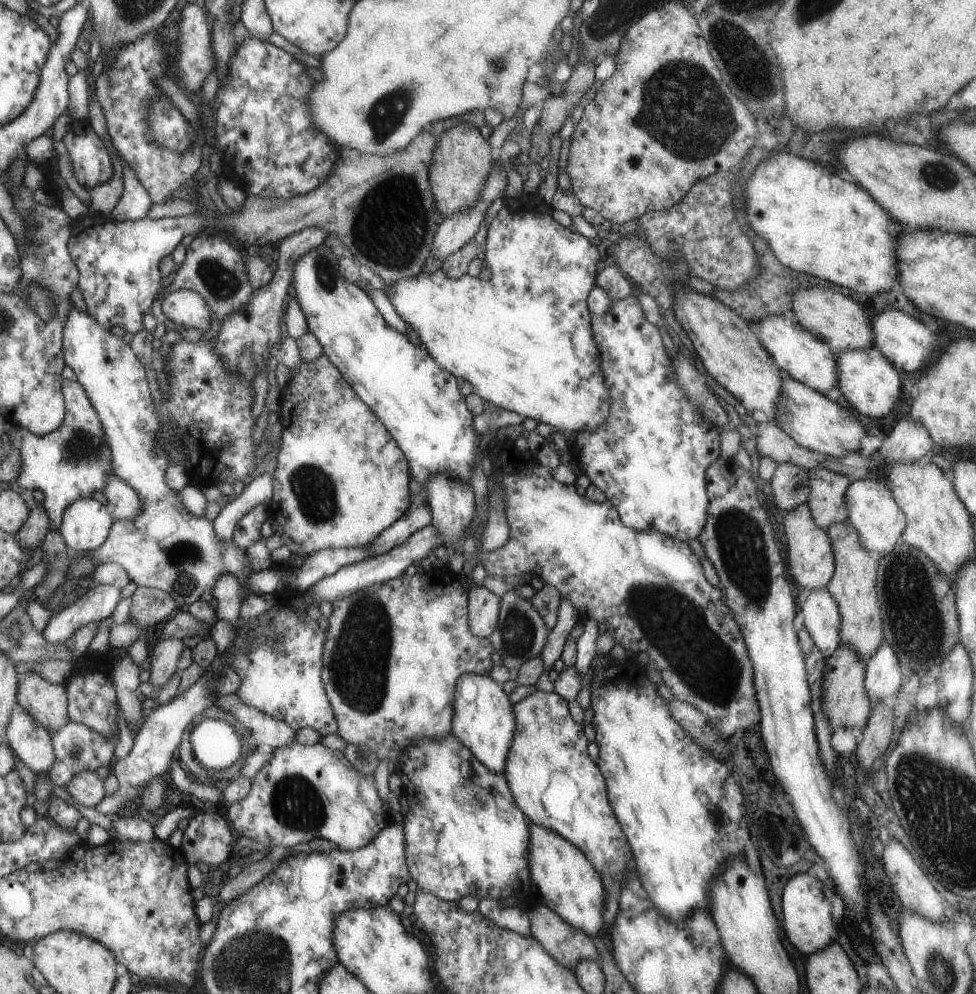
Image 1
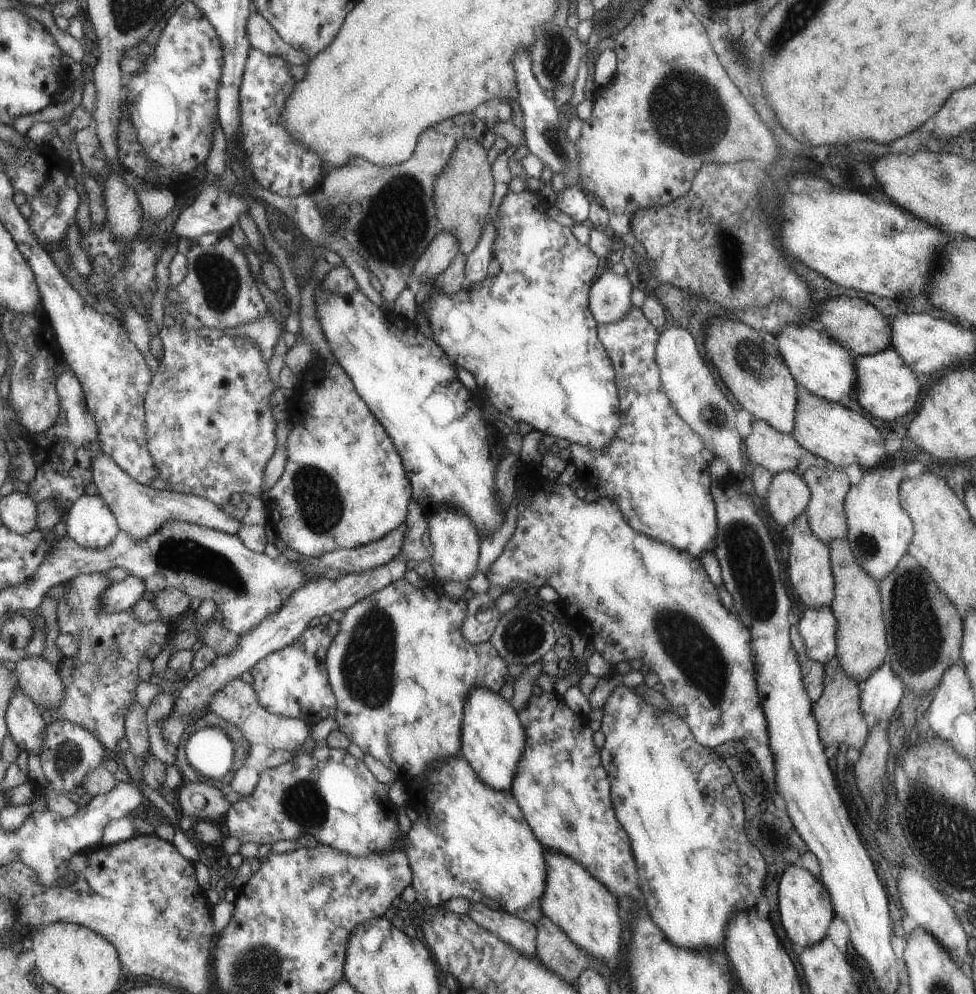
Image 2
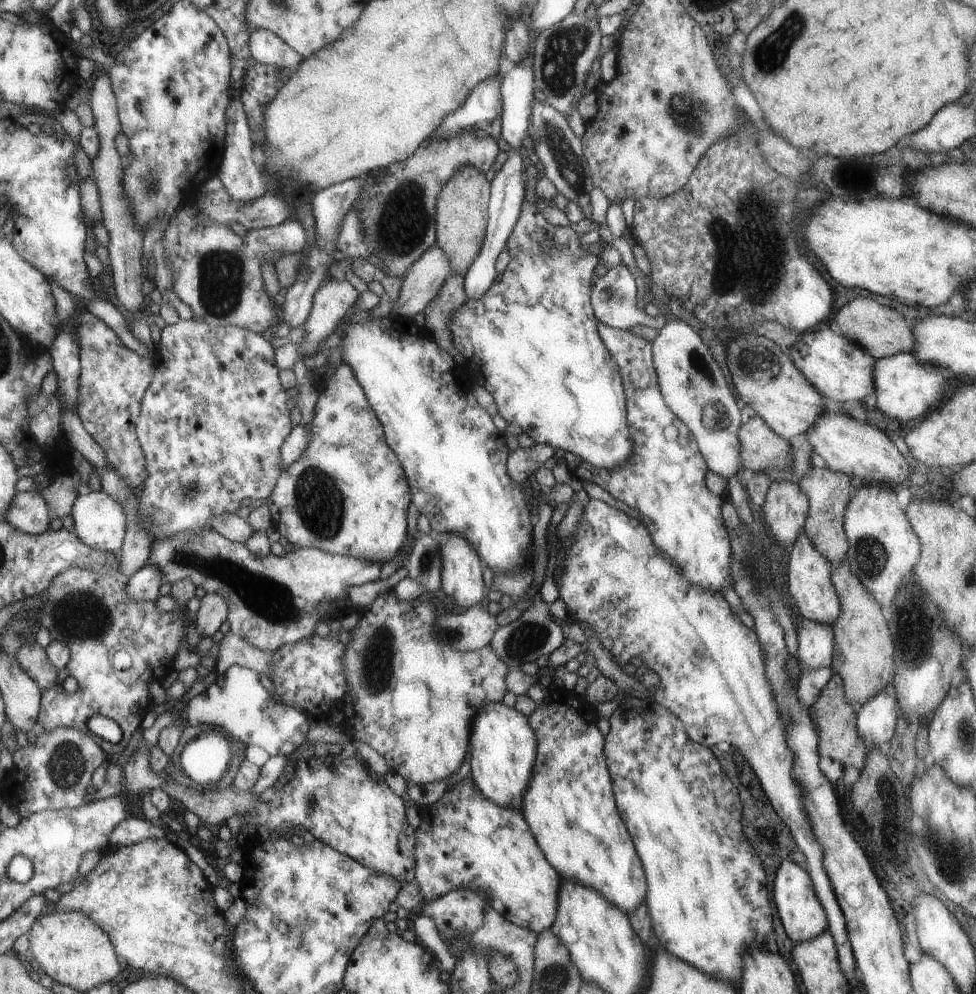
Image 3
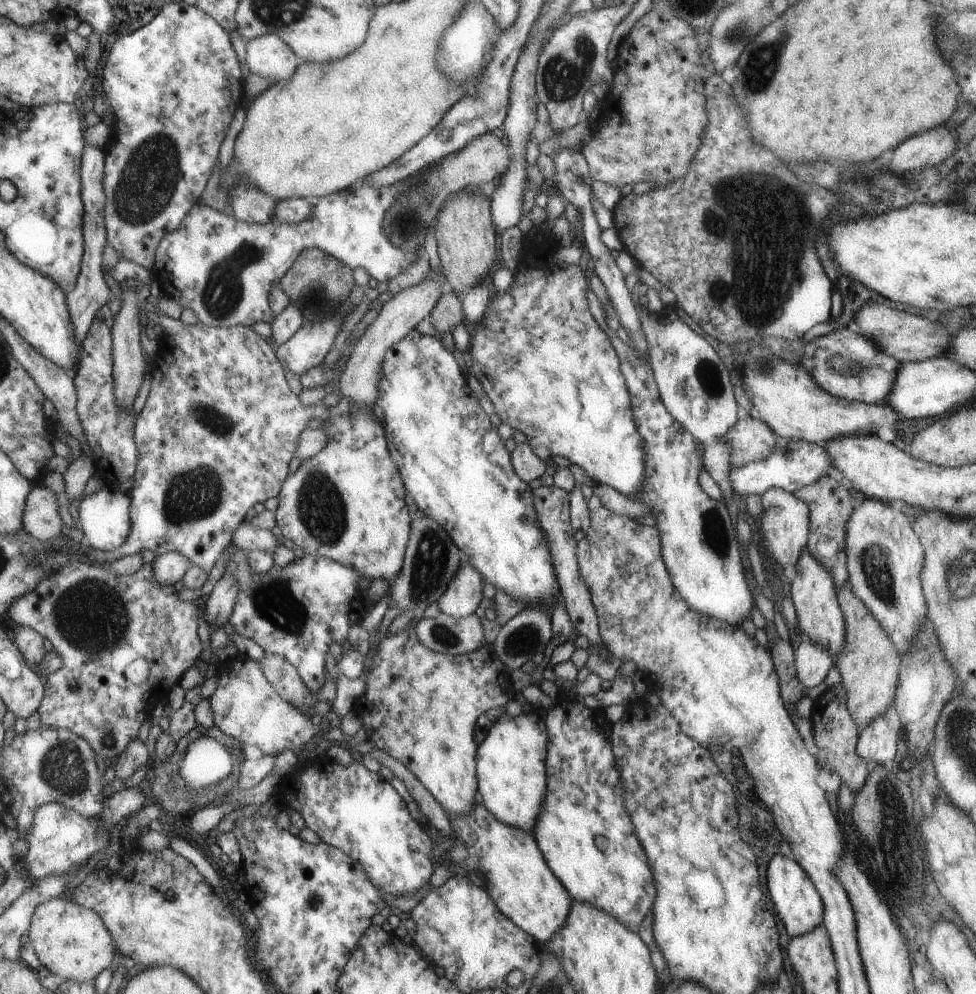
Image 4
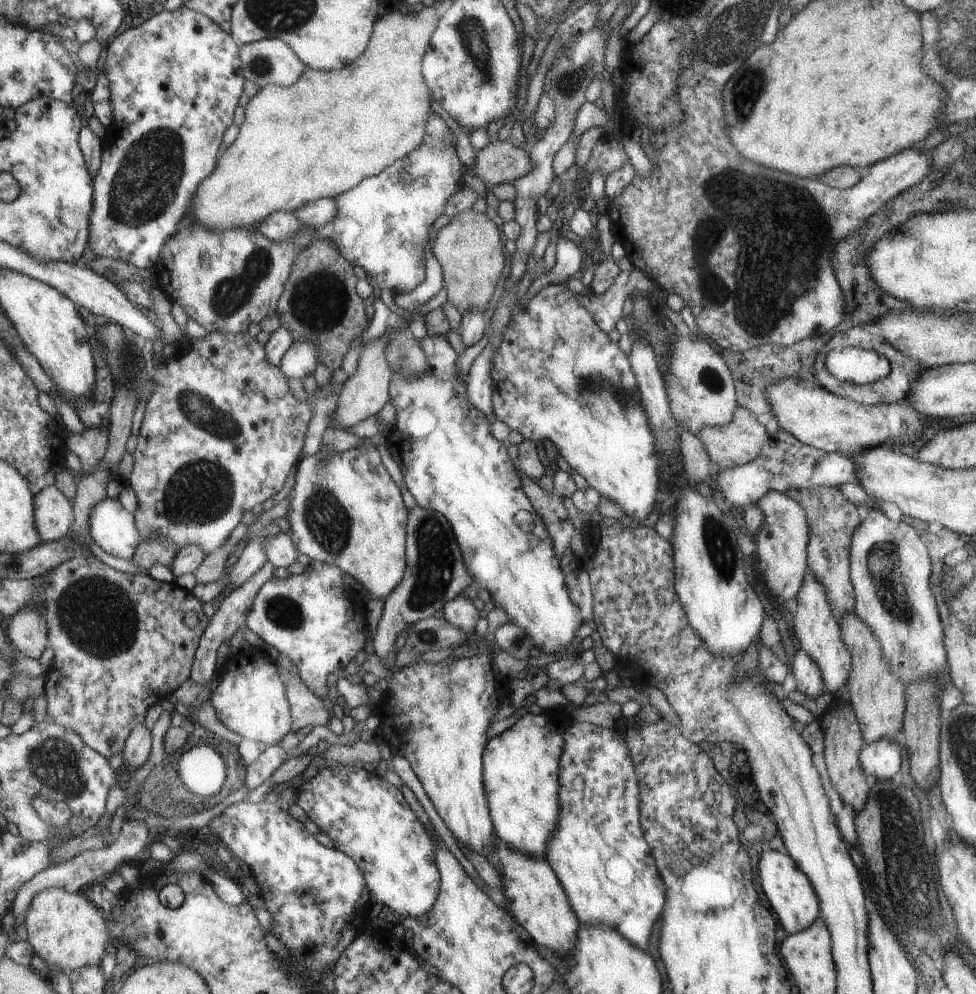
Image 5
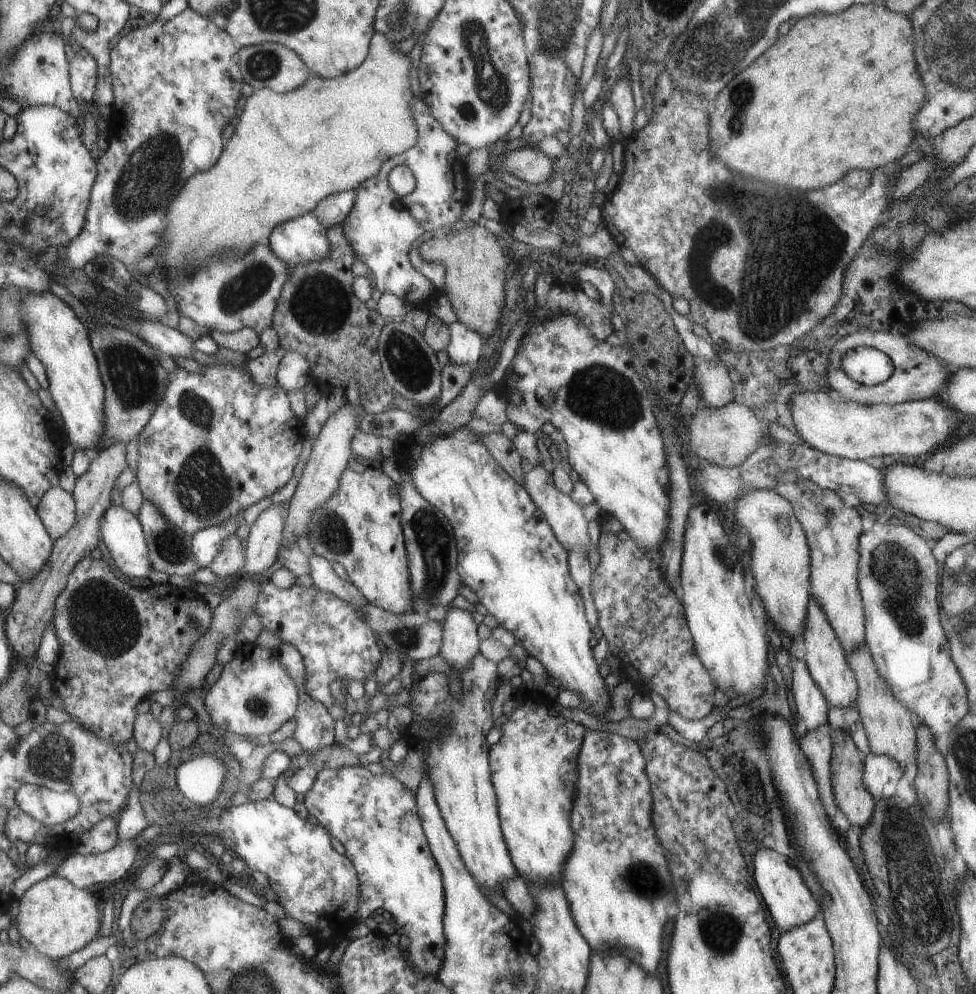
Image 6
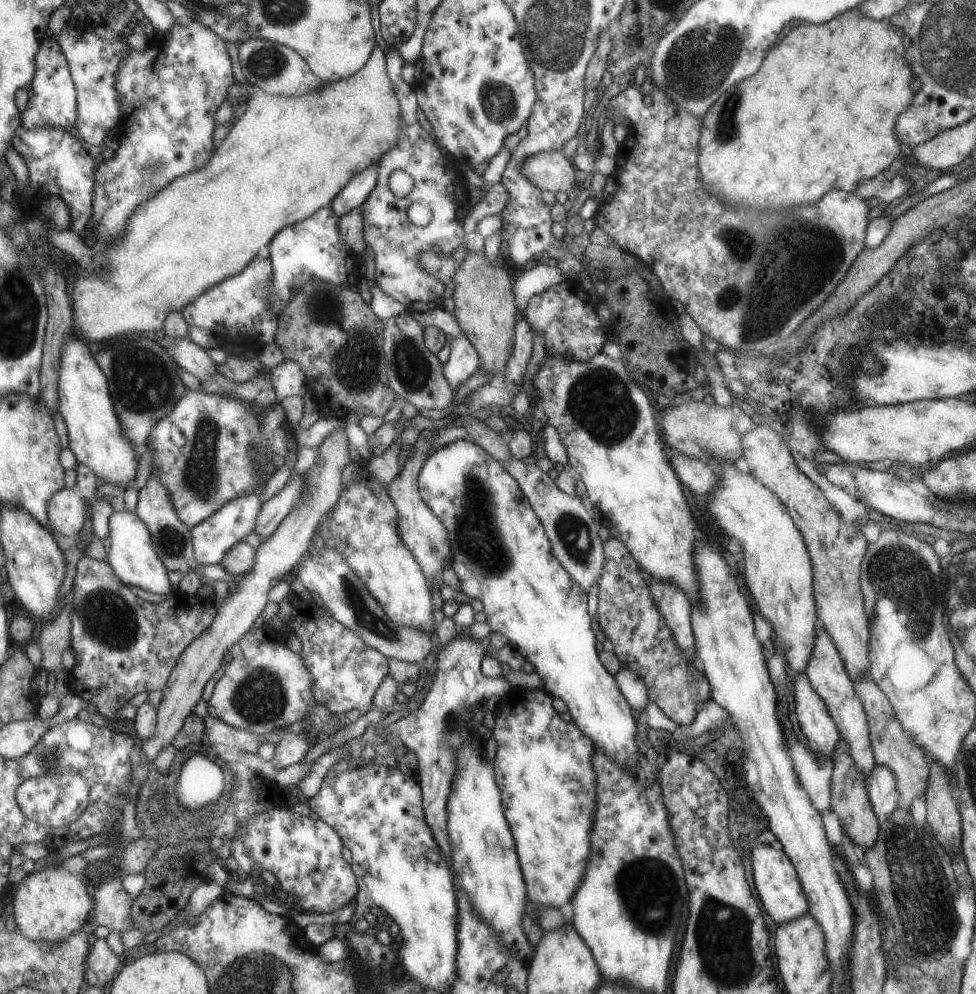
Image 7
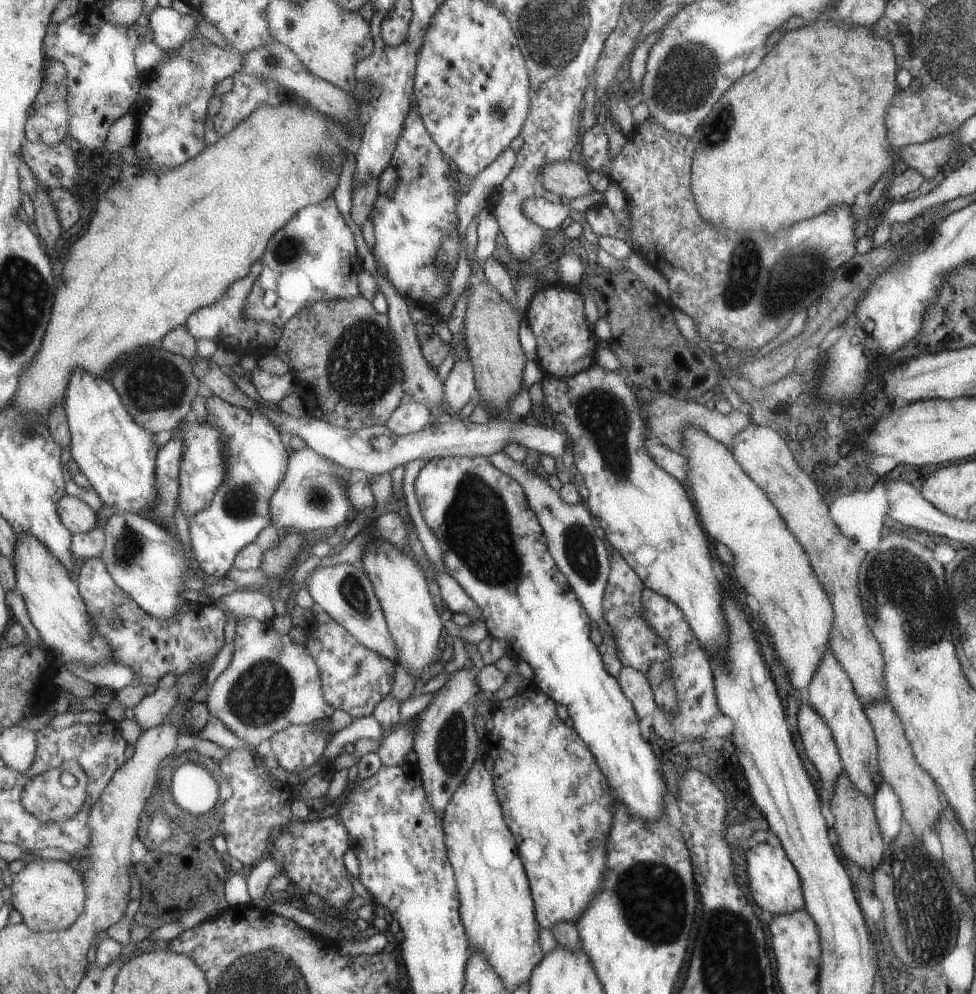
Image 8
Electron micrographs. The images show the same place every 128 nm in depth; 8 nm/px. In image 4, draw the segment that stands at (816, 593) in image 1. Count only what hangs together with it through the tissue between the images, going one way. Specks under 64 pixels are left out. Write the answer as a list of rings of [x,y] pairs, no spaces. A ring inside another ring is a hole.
[[[811,640],[801,641],[801,644],[793,649],[797,680],[813,694],[822,688],[825,676],[830,668],[834,667],[834,660],[825,648]]]

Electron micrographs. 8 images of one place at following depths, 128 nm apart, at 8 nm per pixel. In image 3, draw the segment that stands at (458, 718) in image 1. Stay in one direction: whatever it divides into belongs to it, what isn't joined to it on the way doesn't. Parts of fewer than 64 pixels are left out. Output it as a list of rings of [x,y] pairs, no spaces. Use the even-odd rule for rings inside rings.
[[[501,701],[486,702],[477,708],[468,736],[471,779],[477,790],[501,806],[522,812],[521,800],[528,788],[536,758],[536,733],[528,718]]]

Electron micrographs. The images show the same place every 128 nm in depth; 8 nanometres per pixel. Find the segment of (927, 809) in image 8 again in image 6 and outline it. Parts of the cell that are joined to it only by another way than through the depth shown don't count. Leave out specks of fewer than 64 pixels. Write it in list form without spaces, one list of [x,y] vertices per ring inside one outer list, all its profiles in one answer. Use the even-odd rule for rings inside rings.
[[[865,643],[857,650],[847,655],[849,668],[856,678],[857,684],[857,711],[865,731],[866,740],[869,743],[869,751],[875,756],[889,756],[899,764],[902,771],[909,760],[917,758],[916,723],[911,712],[897,702],[892,694],[889,694],[888,686],[877,674],[876,664],[873,662]]]

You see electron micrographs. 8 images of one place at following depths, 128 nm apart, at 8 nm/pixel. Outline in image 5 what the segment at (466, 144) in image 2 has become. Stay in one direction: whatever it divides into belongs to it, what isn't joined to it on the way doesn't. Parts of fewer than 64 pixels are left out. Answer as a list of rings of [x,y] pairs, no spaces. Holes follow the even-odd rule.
[[[465,209],[438,230],[428,248],[441,267],[447,302],[459,313],[469,307],[477,307],[483,312],[503,266],[503,244],[495,224],[485,213]]]

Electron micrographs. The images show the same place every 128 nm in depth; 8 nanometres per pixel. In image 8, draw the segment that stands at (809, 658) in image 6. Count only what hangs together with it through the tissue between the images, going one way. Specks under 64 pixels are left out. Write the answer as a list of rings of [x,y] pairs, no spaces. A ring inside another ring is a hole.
[[[825,650],[825,656],[821,664],[817,666],[817,672],[809,686],[804,691],[804,701],[819,714],[819,718],[825,722],[832,732],[833,742],[839,751],[840,762],[843,771],[847,774],[849,782],[855,790],[872,799],[873,794],[880,789],[884,782],[880,776],[879,760],[877,759],[876,738],[865,715],[863,704],[856,696],[852,688],[852,682],[845,674],[844,668],[840,666],[832,652]]]

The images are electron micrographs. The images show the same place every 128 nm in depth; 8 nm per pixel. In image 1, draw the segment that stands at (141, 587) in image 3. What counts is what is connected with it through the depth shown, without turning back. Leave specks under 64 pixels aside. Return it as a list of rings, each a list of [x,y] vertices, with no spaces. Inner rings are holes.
[[[111,585],[92,588],[73,605],[53,616],[42,630],[48,643],[65,643],[78,628],[109,618],[121,602],[121,589]]]

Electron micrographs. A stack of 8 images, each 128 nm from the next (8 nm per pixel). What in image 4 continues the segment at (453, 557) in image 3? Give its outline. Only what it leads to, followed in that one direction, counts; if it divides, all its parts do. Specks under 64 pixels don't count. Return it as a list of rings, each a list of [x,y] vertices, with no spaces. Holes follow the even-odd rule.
[[[462,558],[459,568],[451,576],[449,586],[439,598],[437,608],[441,614],[449,615],[455,620],[479,613],[478,604],[481,596],[481,574]]]

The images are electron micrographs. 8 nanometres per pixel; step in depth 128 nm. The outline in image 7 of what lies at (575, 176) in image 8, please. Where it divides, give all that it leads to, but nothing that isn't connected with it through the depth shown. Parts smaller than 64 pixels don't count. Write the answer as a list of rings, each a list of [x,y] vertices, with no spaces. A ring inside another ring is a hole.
[[[561,151],[541,152],[521,164],[521,174],[525,174],[533,186],[553,194],[565,193],[574,186],[574,171]]]

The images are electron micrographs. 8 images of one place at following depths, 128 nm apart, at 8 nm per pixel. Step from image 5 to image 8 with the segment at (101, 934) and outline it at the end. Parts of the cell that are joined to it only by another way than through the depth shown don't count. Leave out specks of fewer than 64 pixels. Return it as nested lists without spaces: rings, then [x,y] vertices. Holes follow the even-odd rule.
[[[35,857],[15,875],[12,887],[12,905],[22,915],[24,922],[37,932],[65,930],[83,914],[87,891],[82,873],[74,861],[46,860]]]

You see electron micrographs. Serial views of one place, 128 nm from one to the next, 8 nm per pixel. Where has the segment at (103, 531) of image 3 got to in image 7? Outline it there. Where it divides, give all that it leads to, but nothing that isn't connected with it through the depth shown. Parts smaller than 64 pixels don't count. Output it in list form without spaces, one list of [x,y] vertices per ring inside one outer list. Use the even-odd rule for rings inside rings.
[[[115,512],[110,520],[111,546],[107,551],[108,562],[115,574],[119,576],[125,586],[139,588],[148,593],[167,593],[172,591],[167,579],[167,568],[157,555],[156,547],[153,546],[152,535],[145,522],[141,522],[134,512]]]

